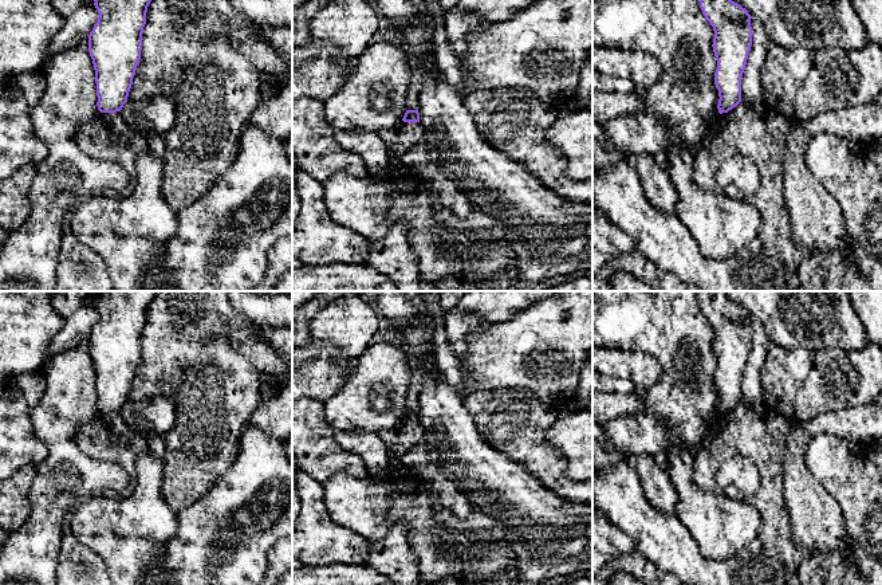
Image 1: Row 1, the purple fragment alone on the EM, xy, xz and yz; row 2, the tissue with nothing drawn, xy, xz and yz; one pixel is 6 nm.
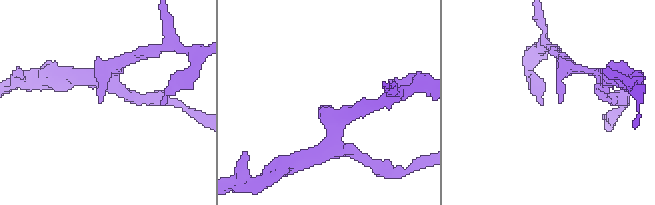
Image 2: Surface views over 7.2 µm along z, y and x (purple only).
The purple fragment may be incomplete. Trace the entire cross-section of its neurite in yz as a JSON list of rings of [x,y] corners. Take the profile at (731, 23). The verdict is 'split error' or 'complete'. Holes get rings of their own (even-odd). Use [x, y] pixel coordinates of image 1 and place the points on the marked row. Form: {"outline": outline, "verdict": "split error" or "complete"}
{"outline": [[[700,0],[700,8],[714,31],[714,85],[720,97],[717,109],[722,114],[741,102],[741,76],[752,46],[752,16],[732,0]]], "verdict": "complete"}

